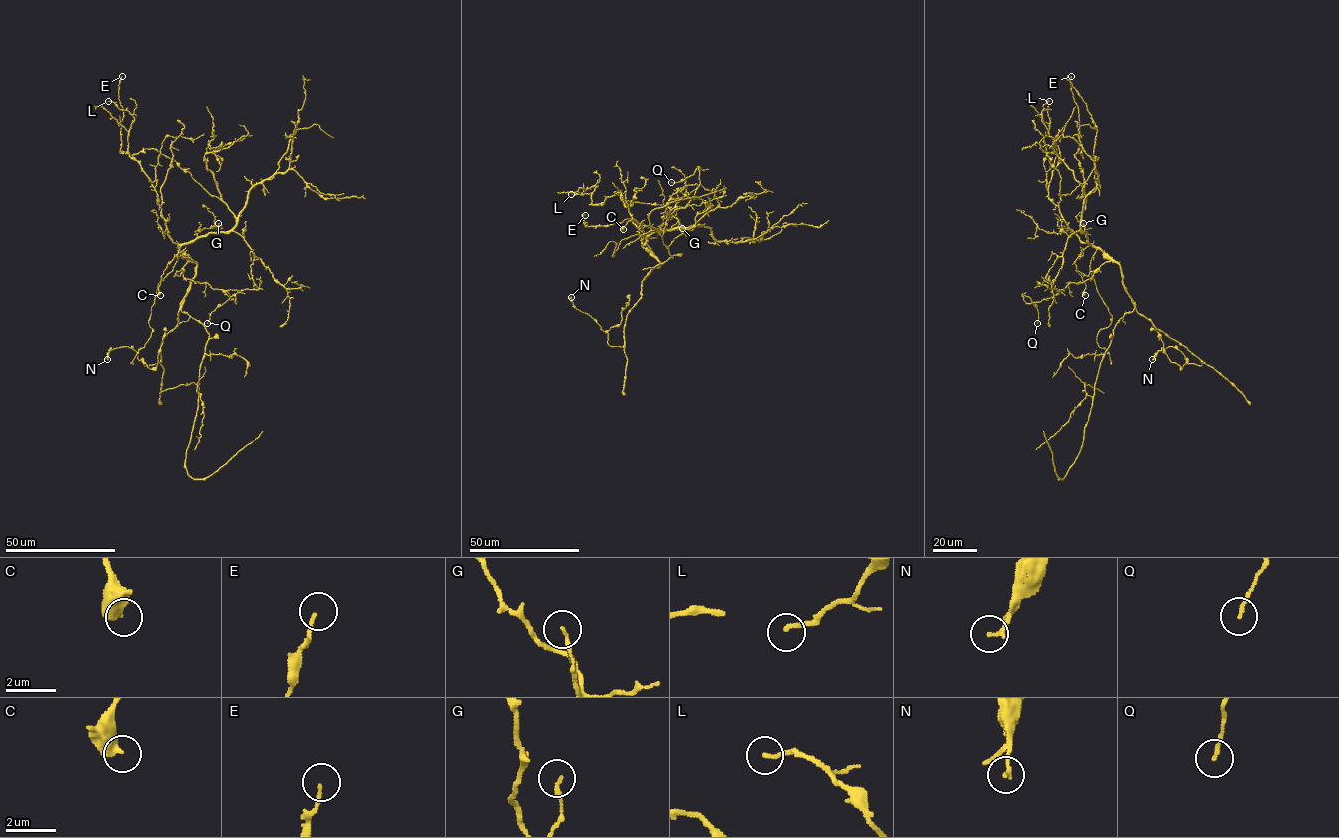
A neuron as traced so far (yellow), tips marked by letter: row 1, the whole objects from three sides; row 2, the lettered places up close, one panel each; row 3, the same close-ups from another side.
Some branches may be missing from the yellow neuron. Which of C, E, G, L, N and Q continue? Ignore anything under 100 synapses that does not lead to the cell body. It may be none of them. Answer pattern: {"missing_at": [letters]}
{"missing_at": []}

